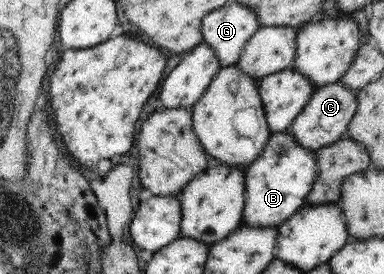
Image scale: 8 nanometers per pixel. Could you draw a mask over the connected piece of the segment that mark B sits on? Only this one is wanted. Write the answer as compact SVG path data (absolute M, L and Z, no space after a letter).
M288 131L271 133L263 150L244 169L244 201L240 220L250 227L278 227L306 203L317 171L314 151L296 143Z

